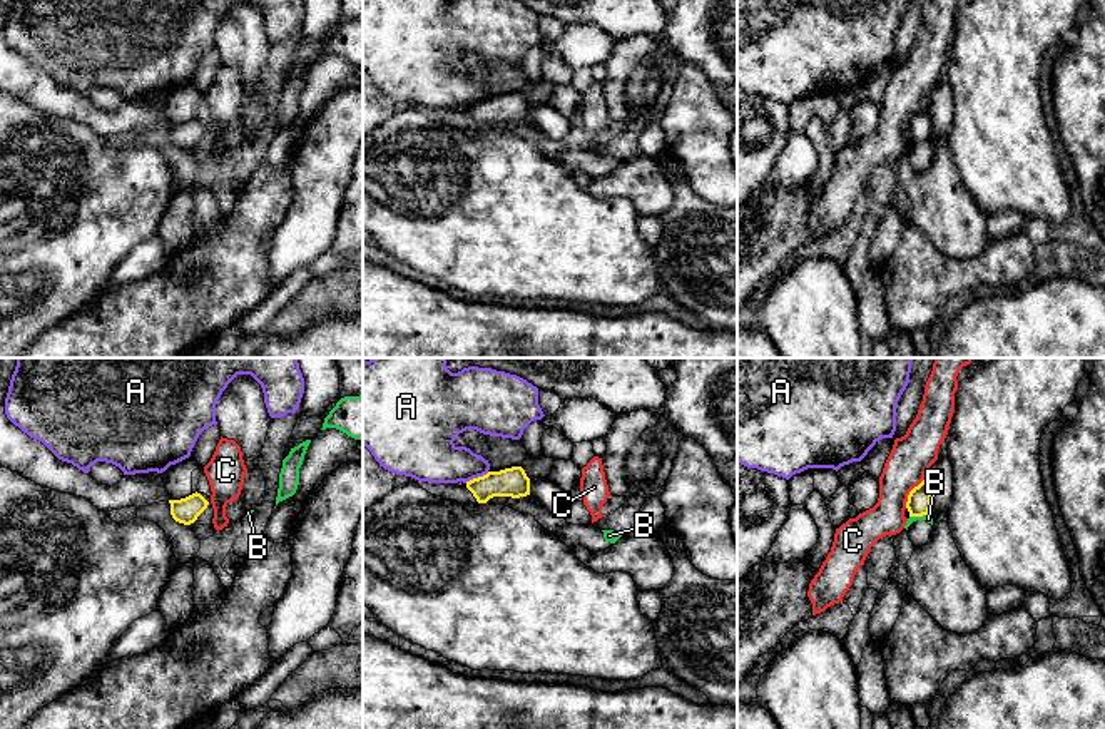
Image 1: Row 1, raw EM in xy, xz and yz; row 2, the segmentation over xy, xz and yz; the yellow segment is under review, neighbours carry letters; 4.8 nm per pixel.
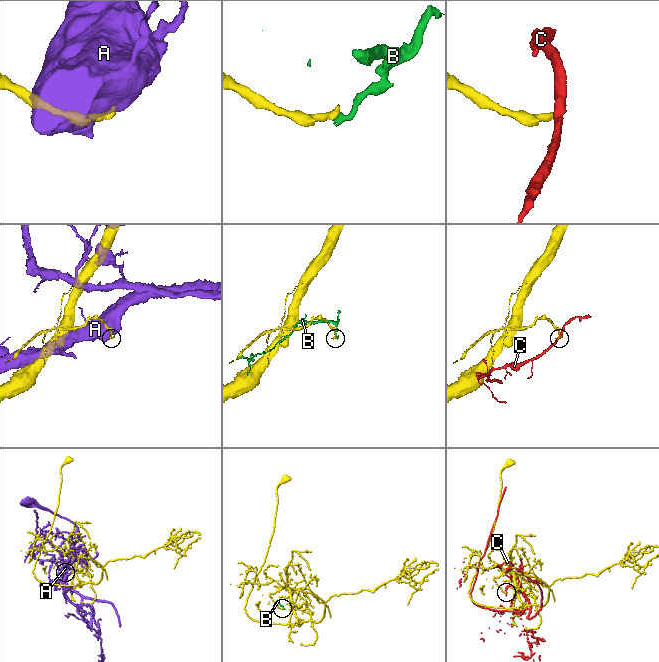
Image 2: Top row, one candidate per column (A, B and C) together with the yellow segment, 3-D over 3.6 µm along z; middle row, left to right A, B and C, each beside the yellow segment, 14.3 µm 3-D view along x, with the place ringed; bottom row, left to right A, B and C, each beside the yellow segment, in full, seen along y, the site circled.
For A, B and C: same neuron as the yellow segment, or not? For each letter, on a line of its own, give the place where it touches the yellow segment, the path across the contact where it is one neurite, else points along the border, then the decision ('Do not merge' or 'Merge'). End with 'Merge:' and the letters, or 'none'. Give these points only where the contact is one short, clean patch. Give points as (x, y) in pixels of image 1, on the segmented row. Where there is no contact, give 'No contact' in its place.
A: Touches yellow at xz (478, 477). Do not merge
B: Touches yellow at yz (918, 515). Boundary: yz (928, 514), (910, 517). Do not merge
C: Touches yellow at yz (910, 494). Boundary: yz (923, 479), (910, 492), (905, 507). Do not merge
Merge: none

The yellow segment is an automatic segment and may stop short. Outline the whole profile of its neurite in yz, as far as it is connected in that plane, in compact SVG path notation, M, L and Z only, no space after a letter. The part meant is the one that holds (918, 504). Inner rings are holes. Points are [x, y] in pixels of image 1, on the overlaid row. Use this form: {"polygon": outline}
{"polygon": "M924 480L909 492L906 508L909 517L929 515L931 492Z"}

